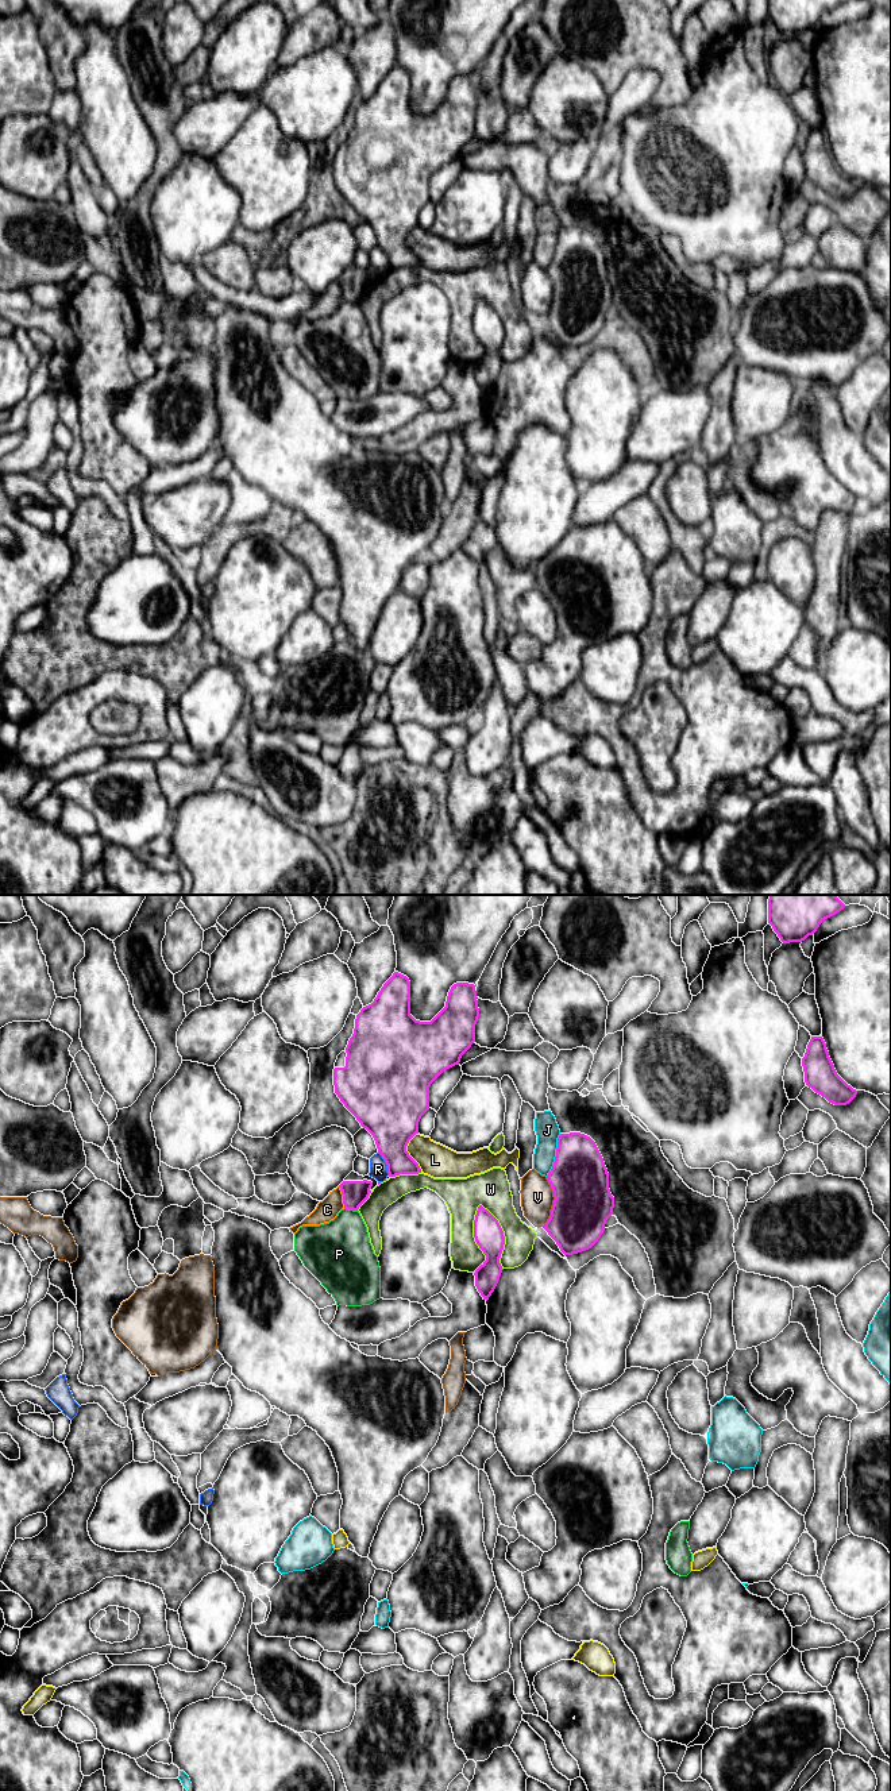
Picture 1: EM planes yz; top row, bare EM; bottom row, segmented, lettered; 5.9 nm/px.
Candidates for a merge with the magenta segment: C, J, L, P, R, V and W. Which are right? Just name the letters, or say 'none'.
none

